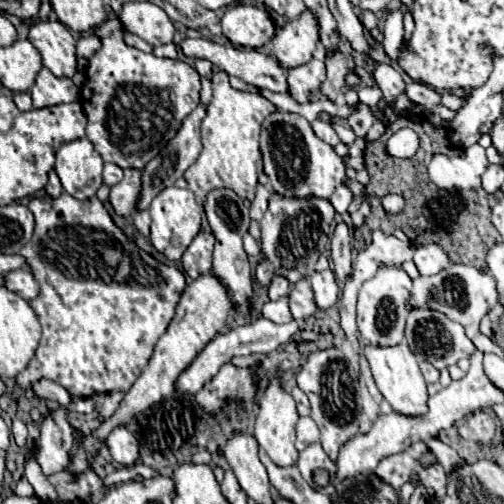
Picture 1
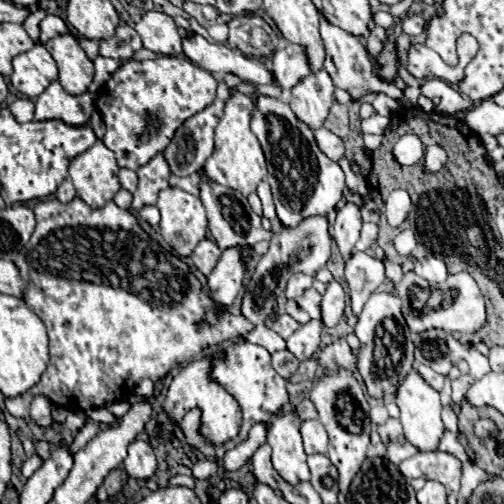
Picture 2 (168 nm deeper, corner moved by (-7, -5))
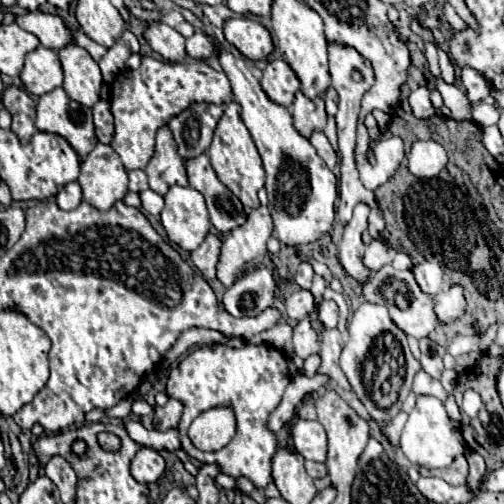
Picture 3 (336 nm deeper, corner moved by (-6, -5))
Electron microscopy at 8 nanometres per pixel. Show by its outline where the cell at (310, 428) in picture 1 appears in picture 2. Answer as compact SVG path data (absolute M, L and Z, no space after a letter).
M318 419L304 421L304 423L300 425L300 433L302 433L304 449L306 449L308 455L312 455L312 453L326 453L328 435L326 435L324 425L322 425Z

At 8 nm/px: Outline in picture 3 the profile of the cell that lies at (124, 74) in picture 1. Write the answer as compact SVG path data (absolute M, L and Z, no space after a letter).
M143 57L139 69L119 73L111 83L111 113L115 117L115 135L111 147L121 157L123 167L143 169L153 157L155 135L175 115L193 103L225 105L231 101L231 85L225 73L215 71L203 61L169 63L153 57Z

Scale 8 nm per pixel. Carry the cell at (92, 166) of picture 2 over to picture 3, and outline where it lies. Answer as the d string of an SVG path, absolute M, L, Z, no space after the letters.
M97 143L81 163L81 175L77 181L83 189L83 199L99 211L107 211L127 193L125 167L111 145L103 143Z

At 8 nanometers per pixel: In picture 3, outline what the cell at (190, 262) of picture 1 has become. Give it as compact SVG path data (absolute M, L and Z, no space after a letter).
M207 235L205 241L195 249L191 251L191 261L193 265L203 273L203 277L207 279L213 279L215 277L215 265L219 261L219 247L221 247L221 241L217 235Z

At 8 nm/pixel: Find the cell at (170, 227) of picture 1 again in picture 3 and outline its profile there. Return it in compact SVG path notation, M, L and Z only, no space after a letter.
M169 187L165 193L165 207L161 211L161 223L171 243L183 251L197 249L211 229L205 199L191 187Z

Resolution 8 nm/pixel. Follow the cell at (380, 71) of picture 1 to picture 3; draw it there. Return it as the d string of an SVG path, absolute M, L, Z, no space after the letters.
M479 101L479 103L473 103L471 105L473 109L473 123L479 125L479 127L487 127L487 125L497 125L499 123L499 111L485 103L485 101Z

